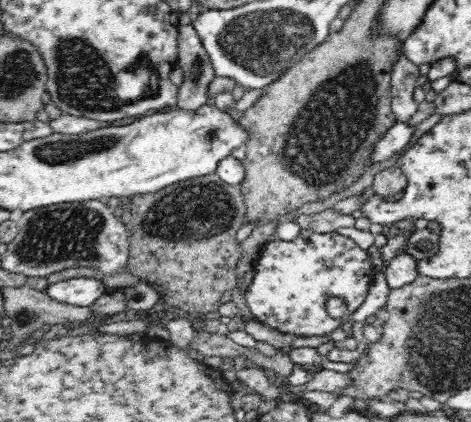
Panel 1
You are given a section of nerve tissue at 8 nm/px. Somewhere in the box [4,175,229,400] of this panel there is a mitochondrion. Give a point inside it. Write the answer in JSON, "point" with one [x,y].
{"point":[51,236]}

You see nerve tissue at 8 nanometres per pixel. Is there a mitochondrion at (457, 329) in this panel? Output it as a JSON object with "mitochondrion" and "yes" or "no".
{"mitochondrion":"yes"}

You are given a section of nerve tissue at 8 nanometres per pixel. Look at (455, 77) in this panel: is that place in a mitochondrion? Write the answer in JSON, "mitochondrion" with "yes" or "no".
{"mitochondrion":"no"}

